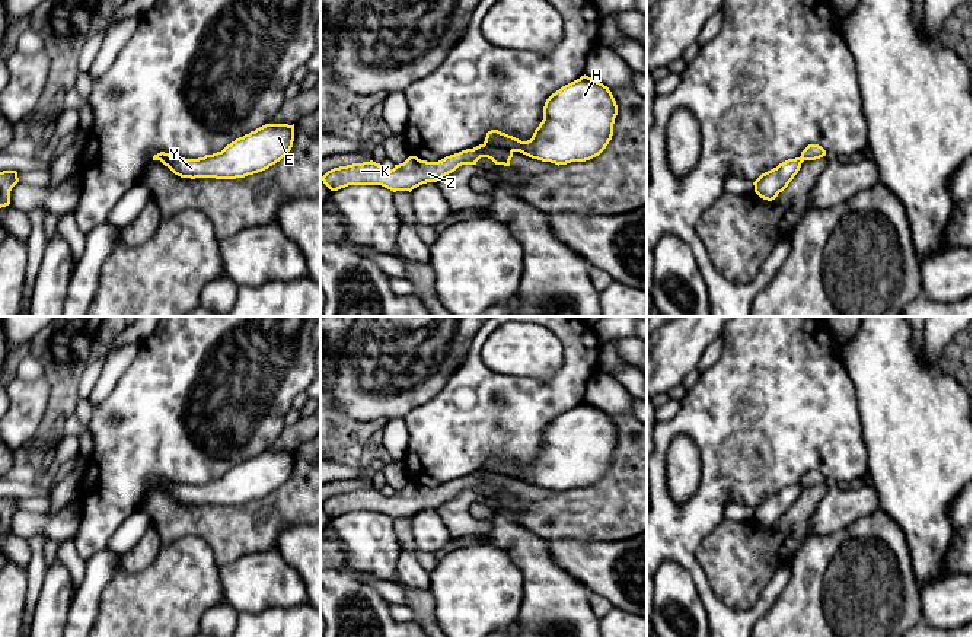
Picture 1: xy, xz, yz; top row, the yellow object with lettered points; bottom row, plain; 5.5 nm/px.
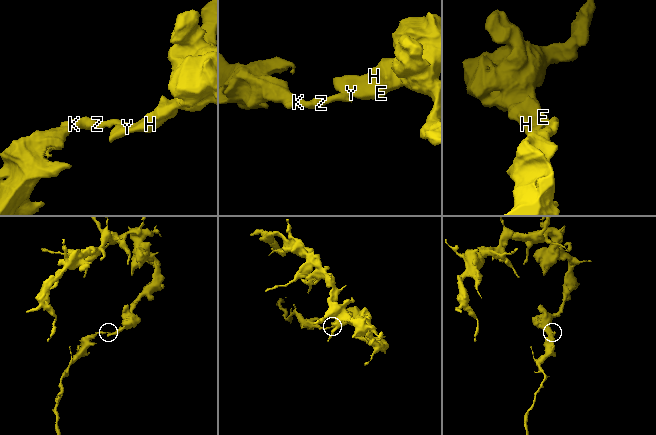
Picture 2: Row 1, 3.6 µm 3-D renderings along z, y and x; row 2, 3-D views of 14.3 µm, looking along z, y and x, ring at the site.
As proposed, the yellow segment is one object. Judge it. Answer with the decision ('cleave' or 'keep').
cleave

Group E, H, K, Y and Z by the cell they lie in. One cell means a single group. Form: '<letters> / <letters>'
E H Y / K Z

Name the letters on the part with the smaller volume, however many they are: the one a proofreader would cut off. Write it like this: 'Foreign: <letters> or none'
Foreign: K, Z

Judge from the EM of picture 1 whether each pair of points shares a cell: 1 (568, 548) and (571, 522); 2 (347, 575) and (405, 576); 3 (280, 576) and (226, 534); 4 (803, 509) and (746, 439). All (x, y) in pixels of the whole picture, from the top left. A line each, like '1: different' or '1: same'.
1: different
2: different
3: different
4: different

